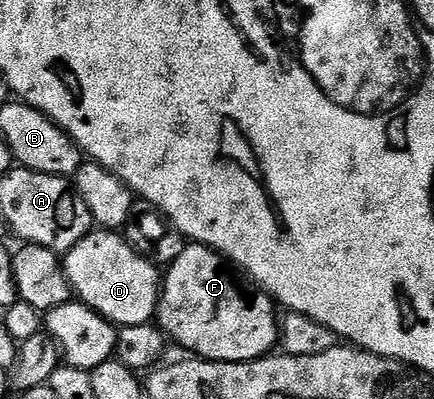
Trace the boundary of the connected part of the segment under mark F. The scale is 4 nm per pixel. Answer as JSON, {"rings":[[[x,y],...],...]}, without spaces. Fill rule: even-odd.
{"rings":[[[199,244],[185,245],[184,249],[177,254],[167,267],[166,273],[162,278],[162,289],[160,292],[160,302],[156,305],[155,321],[158,323],[161,331],[166,335],[169,343],[177,342],[184,350],[193,350],[195,357],[209,362],[253,362],[255,358],[267,358],[277,349],[280,340],[281,319],[276,318],[277,303],[270,297],[265,290],[260,289],[243,270],[232,265],[224,255],[219,254],[217,250],[211,250],[209,246]]]}

